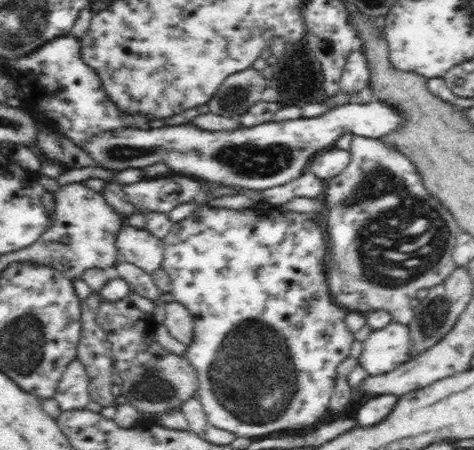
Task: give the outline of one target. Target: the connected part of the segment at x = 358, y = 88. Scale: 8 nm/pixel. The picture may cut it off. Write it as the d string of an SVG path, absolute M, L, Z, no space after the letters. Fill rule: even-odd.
M353 50L346 60L340 80L341 90L352 95L362 92L369 86L370 74L370 64L364 50Z

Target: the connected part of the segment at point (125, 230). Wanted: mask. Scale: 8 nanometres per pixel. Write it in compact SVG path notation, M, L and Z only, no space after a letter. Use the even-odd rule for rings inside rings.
M122 225L116 236L118 256L146 271L149 275L161 268L164 260L164 241L150 231Z

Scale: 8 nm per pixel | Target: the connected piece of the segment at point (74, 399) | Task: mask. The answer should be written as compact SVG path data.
M77 358L64 369L53 398L62 411L86 409L91 400L89 378L85 366Z

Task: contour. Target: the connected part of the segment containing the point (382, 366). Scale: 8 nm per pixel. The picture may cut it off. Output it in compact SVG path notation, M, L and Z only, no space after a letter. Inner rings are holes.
M392 321L361 342L363 349L357 361L369 376L392 372L409 360L410 341L408 326Z

